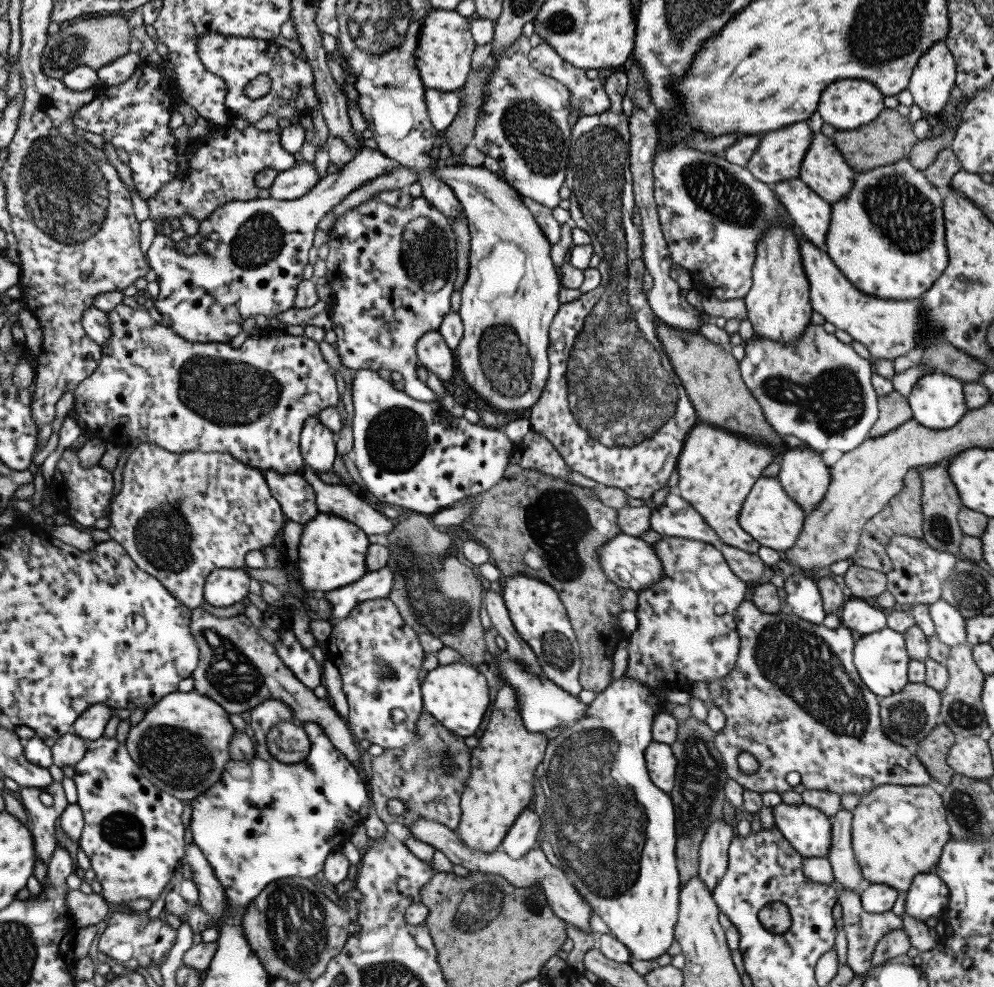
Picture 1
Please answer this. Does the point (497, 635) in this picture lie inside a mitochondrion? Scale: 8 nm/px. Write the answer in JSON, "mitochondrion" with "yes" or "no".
{"mitochondrion":"no"}

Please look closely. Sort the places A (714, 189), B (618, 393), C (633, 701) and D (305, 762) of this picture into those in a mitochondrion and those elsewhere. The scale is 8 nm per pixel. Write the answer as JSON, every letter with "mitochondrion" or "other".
{"A":"mitochondrion","B":"mitochondrion","C":"other","D":"other"}

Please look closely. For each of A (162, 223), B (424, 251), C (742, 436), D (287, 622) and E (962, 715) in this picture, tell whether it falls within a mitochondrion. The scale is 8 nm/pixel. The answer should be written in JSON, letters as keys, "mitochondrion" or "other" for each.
{"A":"other","B":"mitochondrion","C":"other","D":"other","E":"mitochondrion"}

